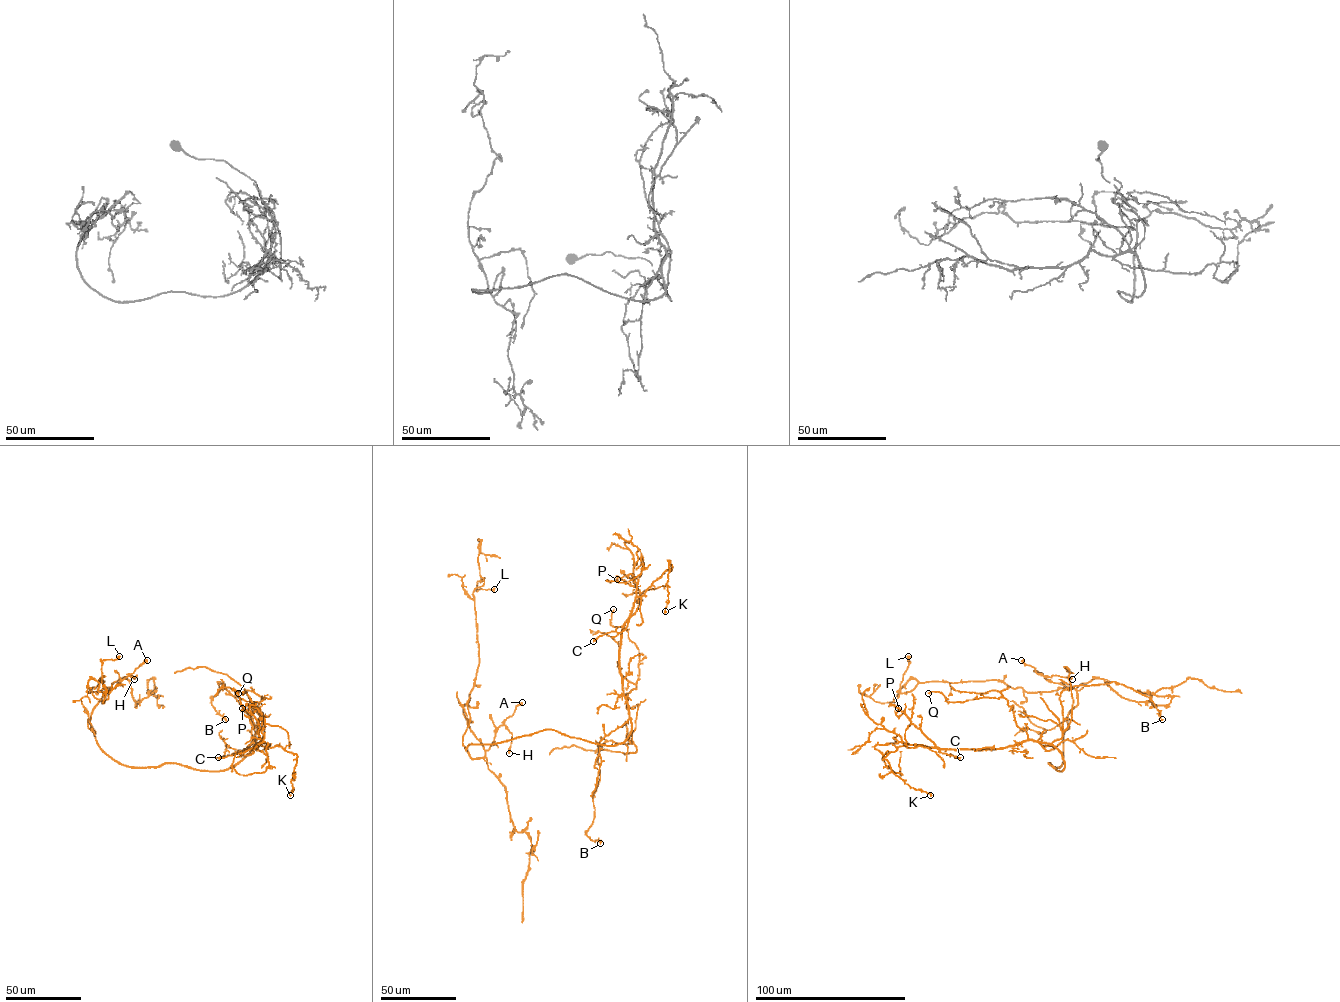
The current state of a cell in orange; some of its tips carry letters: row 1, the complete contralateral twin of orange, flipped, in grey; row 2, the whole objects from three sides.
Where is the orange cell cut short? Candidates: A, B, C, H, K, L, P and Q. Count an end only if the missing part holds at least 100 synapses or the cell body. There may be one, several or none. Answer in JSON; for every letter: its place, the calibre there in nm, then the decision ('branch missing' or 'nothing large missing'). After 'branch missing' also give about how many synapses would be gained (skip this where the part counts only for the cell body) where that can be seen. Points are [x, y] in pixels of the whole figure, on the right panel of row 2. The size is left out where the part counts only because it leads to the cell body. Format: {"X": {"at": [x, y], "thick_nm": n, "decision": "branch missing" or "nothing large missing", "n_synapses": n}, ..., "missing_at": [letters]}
{"A": {"at": [1021, 660], "thick_nm": 550, "decision": "nothing large missing"}, "B": {"at": [1162, 719], "thick_nm": 120, "decision": "nothing large missing"}, "C": {"at": [960, 757], "thick_nm": 550, "decision": "nothing large missing"}, "H": {"at": [1072, 679], "thick_nm": 400, "decision": "nothing large missing"}, "K": {"at": [930, 795], "thick_nm": 120, "decision": "nothing large missing"}, "L": {"at": [908, 656], "thick_nm": 650, "decision": "nothing large missing"}, "P": {"at": [898, 708], "thick_nm": 600, "decision": "nothing large missing"}, "Q": {"at": [928, 693], "thick_nm": 90, "decision": "nothing large missing"}, "missing_at": []}

